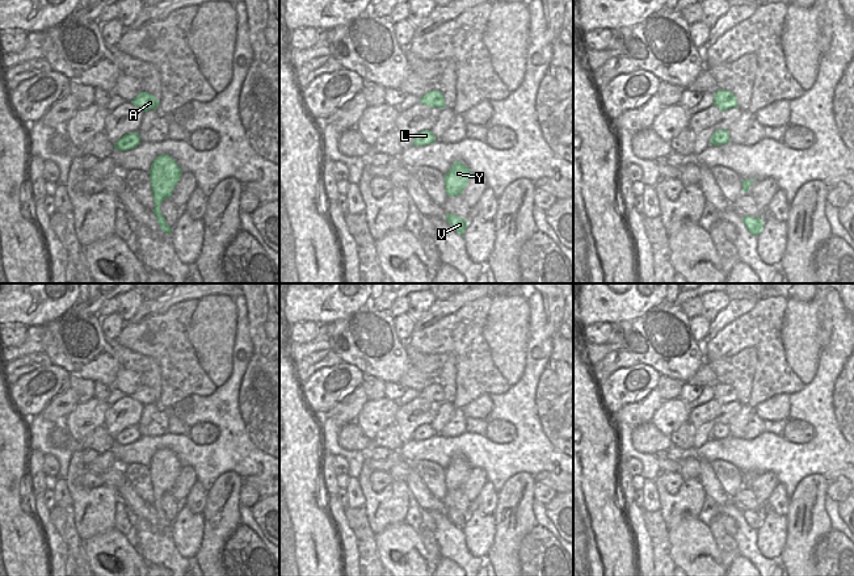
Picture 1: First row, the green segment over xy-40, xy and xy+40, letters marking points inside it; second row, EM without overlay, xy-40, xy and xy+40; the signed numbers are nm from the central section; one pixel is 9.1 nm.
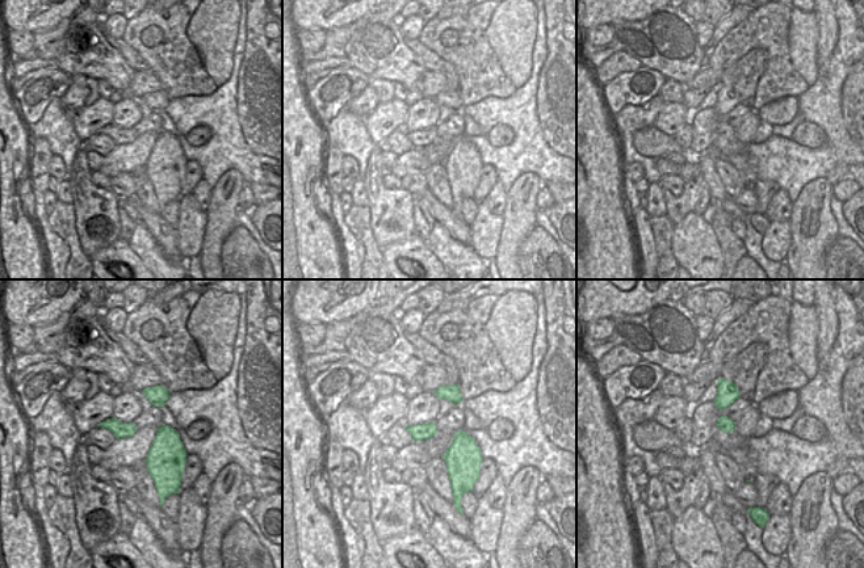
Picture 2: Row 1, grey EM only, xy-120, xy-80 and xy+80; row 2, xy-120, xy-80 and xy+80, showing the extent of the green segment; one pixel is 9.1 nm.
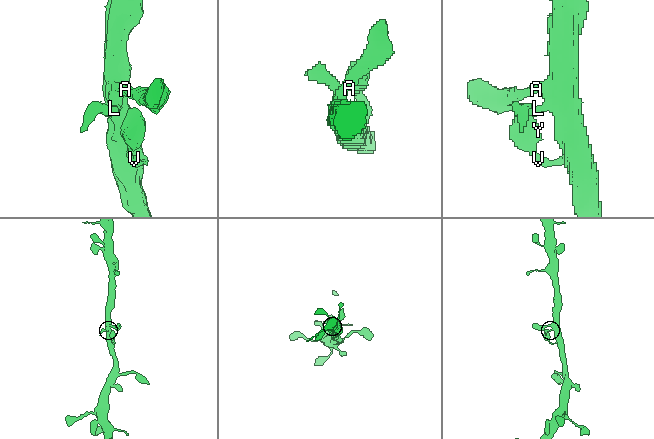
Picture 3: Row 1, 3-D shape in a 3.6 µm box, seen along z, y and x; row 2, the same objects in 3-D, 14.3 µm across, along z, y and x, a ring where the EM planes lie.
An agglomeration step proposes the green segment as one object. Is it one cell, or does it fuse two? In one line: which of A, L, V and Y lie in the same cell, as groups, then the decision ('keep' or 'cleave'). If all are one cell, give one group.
A L V Y | keep

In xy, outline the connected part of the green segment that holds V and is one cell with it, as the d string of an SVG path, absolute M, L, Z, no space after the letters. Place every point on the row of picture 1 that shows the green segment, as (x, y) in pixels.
M447 214L446 220L450 223L450 226L463 236L466 228L467 228L467 220L459 218L455 214Z

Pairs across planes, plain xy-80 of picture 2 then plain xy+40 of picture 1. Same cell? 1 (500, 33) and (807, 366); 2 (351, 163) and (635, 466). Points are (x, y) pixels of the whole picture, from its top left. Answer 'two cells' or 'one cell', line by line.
1: one cell
2: one cell

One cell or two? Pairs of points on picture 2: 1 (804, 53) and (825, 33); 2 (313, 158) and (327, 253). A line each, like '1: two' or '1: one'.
1: two
2: one

